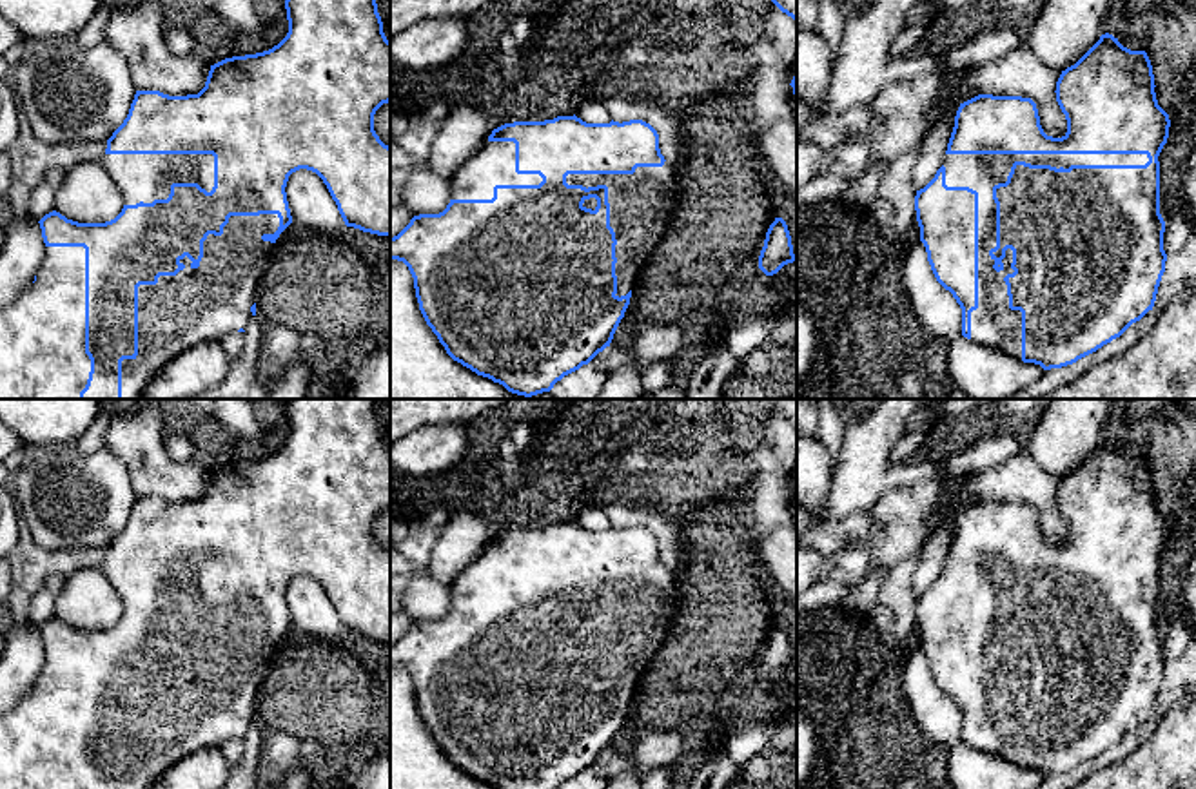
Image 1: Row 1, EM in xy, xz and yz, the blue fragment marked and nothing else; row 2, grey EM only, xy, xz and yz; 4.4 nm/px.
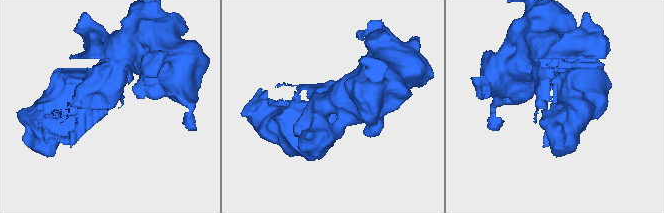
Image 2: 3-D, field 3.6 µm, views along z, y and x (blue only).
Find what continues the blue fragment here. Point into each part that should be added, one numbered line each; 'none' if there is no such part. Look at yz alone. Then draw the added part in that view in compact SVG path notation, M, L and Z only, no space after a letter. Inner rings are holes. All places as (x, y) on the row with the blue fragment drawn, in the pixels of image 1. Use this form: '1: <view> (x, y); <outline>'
1: yz (993, 325); M946 154L947 187L978 192L978 308L971 312L971 341L1022 359L1022 312L1009 308L1004 278L1013 274L1013 250L1004 268L993 268L989 250L996 247L996 203L993 187L1005 183L1015 161L1069 169L1071 165L1145 165L1147 154Z

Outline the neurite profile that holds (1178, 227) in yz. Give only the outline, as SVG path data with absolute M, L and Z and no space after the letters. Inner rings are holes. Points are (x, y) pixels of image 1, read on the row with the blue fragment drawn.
M1174 205L1169 219L1165 221L1163 232L1163 250L1167 258L1180 254L1181 247L1192 232L1194 225L1191 218L1178 205Z

